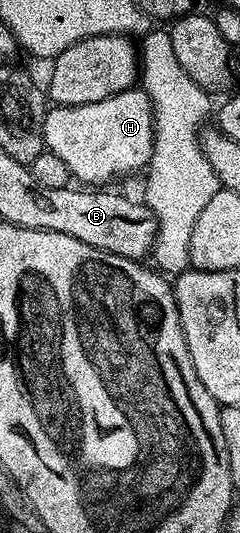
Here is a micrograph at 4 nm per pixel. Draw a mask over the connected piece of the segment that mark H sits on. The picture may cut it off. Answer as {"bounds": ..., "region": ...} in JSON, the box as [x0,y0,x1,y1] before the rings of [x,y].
{"bounds":[43,86,154,186],"region":[[[139,86],[85,106],[48,107],[43,123],[44,149],[57,154],[57,158],[69,166],[72,177],[83,186],[107,186],[114,176],[142,173],[151,161],[154,137],[151,99]]]}

